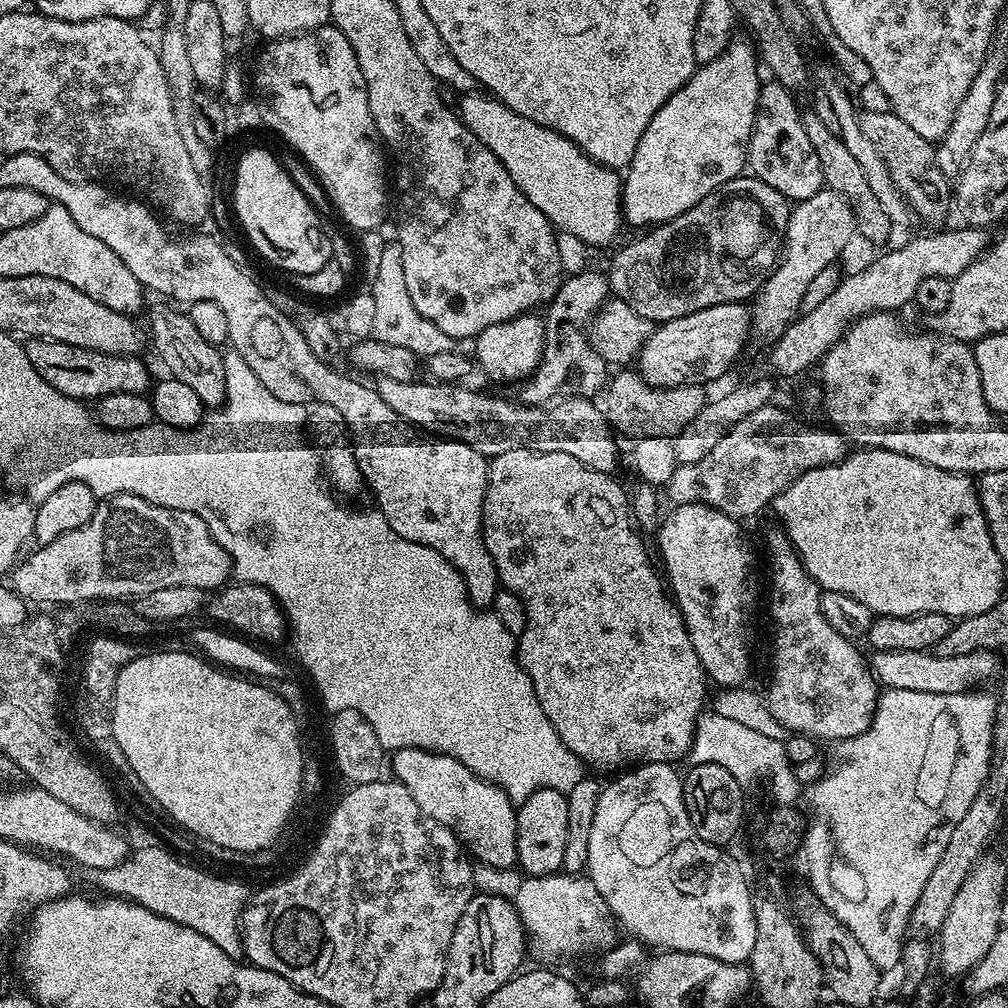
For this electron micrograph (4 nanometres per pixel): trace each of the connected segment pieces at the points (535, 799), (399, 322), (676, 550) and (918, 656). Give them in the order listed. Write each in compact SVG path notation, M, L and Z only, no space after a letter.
M543 788L530 798L519 801L516 808L516 864L525 877L555 876L563 869L562 857L566 854L566 821L568 816L567 795L553 788Z
M392 242L380 252L376 260L376 277L372 280L370 291L374 298L374 330L372 336L378 342L390 342L390 346L406 346L418 358L430 354L442 354L442 350L454 347L450 334L442 334L434 322L418 314L414 302L410 302L410 293L406 290L406 274L402 271L402 250L399 243Z
M677 504L671 509L673 512L663 517L658 528L660 536L660 556L664 559L663 571L666 573L666 584L674 597L674 603L680 609L680 615L684 618L684 627L688 630L688 637L696 651L696 657L700 659L700 667L704 669L705 677L712 680L720 688L739 688L745 683L748 671L752 668L752 635L756 632L756 588L752 585L752 552L748 549L748 544L744 541L744 536L740 533L741 521L730 518L722 514L716 508L711 508L708 504Z
M886 650L885 652L873 651L871 655L870 667L877 685L883 686L885 689L918 690L922 694L966 692L973 686L983 685L980 683L990 679L1000 668L995 652L938 656L931 651Z

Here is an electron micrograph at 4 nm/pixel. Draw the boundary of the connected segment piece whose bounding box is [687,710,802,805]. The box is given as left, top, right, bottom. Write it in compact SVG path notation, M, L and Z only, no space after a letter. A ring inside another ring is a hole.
M711 710L701 712L695 725L696 736L687 754L687 759L692 764L726 766L726 770L730 770L730 774L734 774L734 778L742 786L749 786L755 780L765 780L773 805L796 804L799 796L801 799L802 785L795 777L793 764L786 758L783 740L766 738L766 734L758 734L758 730L750 730L749 727L741 726L739 722L733 722L723 714Z

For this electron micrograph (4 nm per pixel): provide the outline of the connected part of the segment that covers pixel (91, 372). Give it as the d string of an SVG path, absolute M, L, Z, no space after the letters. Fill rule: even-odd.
M35 338L24 344L24 352L30 358L34 370L38 370L38 374L46 383L78 402L96 402L102 396L123 392L144 394L150 388L148 368L140 361L139 355L115 356L98 350L86 350L82 346L70 346L66 342Z

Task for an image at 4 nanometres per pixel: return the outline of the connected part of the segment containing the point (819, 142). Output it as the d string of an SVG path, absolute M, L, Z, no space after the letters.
M810 110L803 113L804 129L806 138L810 138L810 146L814 146L814 154L818 154L818 166L822 166L822 178L824 188L829 192L838 193L850 206L850 210L856 215L856 230L859 239L869 240L872 244L889 243L888 235L894 231L892 219L882 210L878 198L870 190L866 183L866 174L858 167L858 161L846 150L839 134L830 131L826 126L822 126L822 118Z

